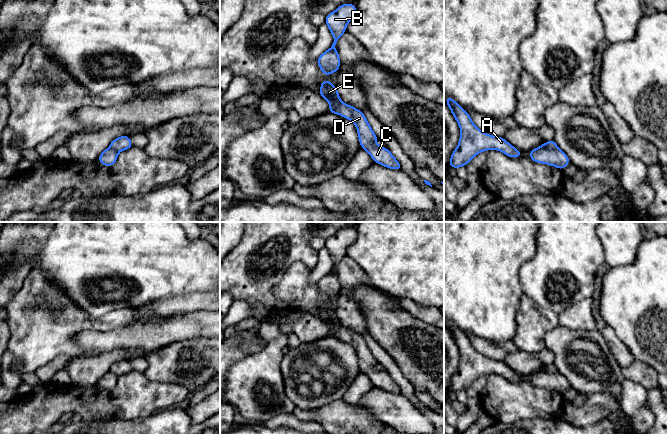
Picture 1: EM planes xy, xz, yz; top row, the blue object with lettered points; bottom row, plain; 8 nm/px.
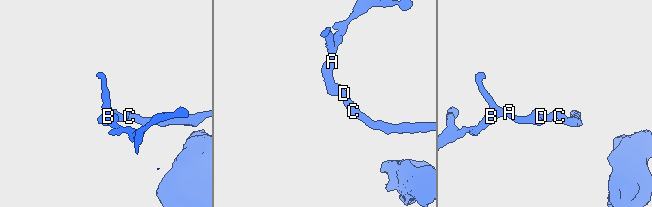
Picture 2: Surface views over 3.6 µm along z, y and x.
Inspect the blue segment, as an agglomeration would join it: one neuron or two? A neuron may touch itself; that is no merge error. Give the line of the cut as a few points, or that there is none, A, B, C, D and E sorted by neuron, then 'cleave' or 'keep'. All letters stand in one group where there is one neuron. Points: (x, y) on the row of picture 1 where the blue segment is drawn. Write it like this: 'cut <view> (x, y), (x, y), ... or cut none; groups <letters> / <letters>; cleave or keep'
cut yz (543, 145), (548, 148), (558, 149); groups A B E / C D; cleave

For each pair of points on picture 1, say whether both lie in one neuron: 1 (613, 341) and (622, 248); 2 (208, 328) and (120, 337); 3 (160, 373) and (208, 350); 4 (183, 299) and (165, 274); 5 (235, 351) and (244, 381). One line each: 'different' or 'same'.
1: different
2: same
3: same
4: different
5: different

